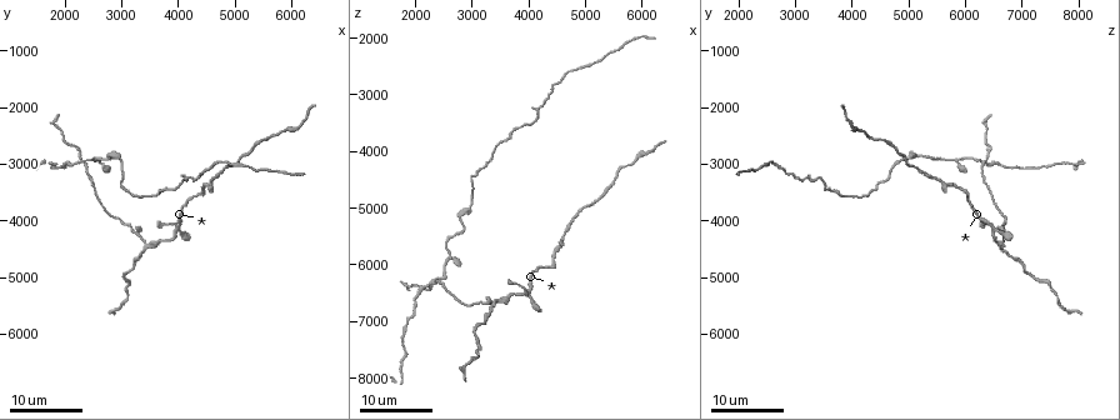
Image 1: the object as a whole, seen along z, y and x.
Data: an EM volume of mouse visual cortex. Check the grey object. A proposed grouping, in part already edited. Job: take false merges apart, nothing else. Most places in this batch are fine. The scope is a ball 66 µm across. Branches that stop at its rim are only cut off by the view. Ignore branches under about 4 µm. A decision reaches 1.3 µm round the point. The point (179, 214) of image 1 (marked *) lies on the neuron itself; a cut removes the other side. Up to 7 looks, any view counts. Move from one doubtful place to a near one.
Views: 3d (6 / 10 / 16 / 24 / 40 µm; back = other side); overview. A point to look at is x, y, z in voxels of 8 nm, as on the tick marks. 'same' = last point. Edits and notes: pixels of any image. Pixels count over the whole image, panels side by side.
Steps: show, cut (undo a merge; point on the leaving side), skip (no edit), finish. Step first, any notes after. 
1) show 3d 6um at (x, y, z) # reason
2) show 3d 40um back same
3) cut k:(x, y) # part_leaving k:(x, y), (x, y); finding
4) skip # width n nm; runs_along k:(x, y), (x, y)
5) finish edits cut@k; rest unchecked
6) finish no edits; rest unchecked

show 3d 24um at (3400, 4400, 6600) # thin arm on a thick one

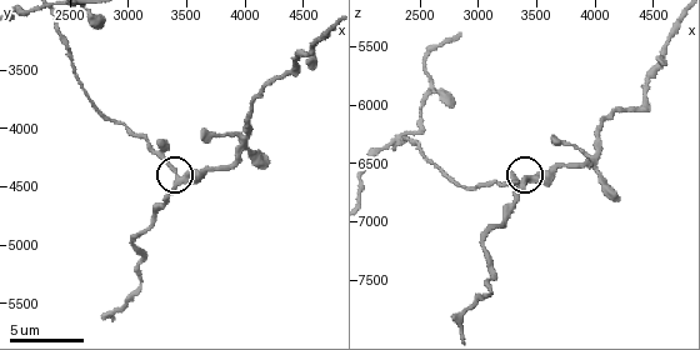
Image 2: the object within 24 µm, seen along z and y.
show 3d 10um at (3420, 4440, 6620) # zoom in

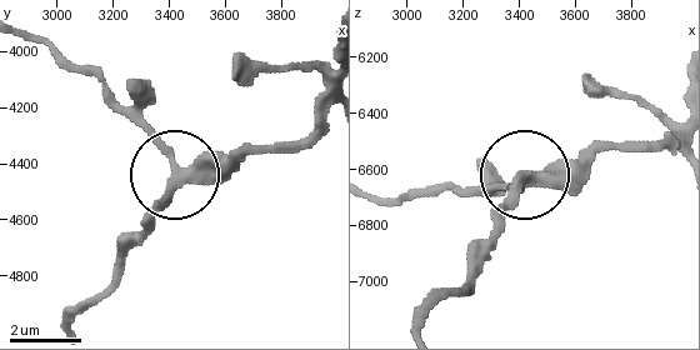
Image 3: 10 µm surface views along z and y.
skip # width 300 nm; one neuron here

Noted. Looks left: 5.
show 3d 16um at (4000, 4200, 6450) # four or more arms meet

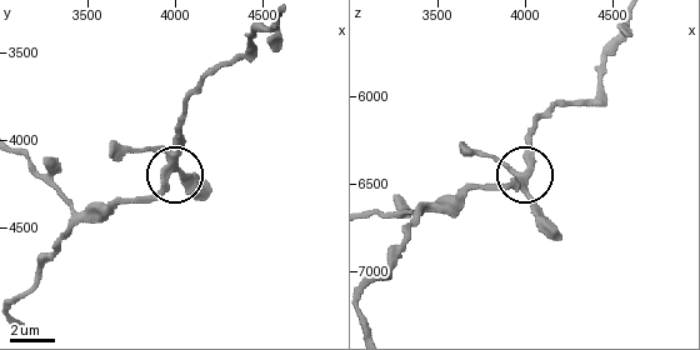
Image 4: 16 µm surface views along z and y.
show 3d 10um same

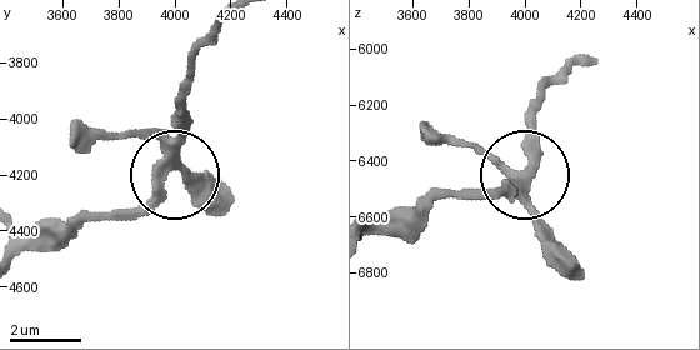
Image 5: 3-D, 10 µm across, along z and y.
skip # arms 4; runs_along 5:(181, 90), (181, 123), (164, 168), (190, 170), (233, 203); all the same neuron

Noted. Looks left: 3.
show 3d 16um at (2300, 2950, 6300) # four or more arms meet

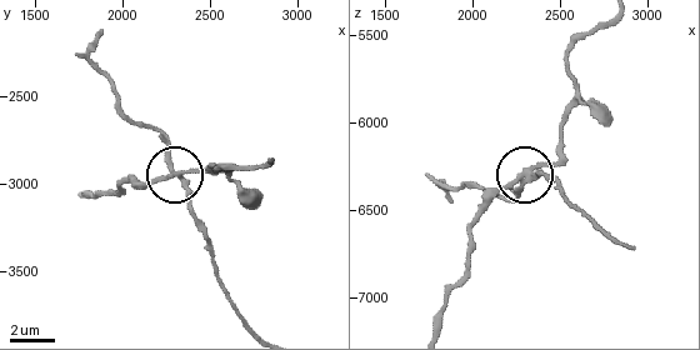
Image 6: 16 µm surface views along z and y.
show 3d 10um at (2280, 2960, 6320)

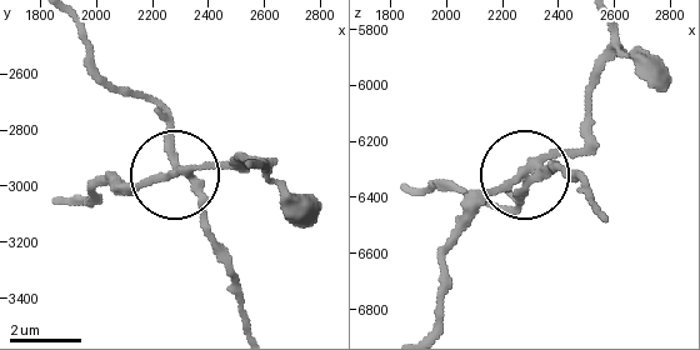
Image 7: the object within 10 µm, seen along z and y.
show 3d 10um back at (2270, 2960, 6310)

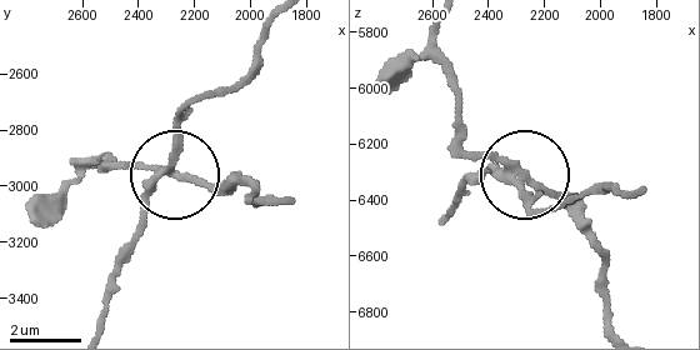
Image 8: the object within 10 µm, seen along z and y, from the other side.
cut 8:(460, 156) # arms 4; two neurons meet here

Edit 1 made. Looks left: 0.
finish edits cut@8; rest unchecked

